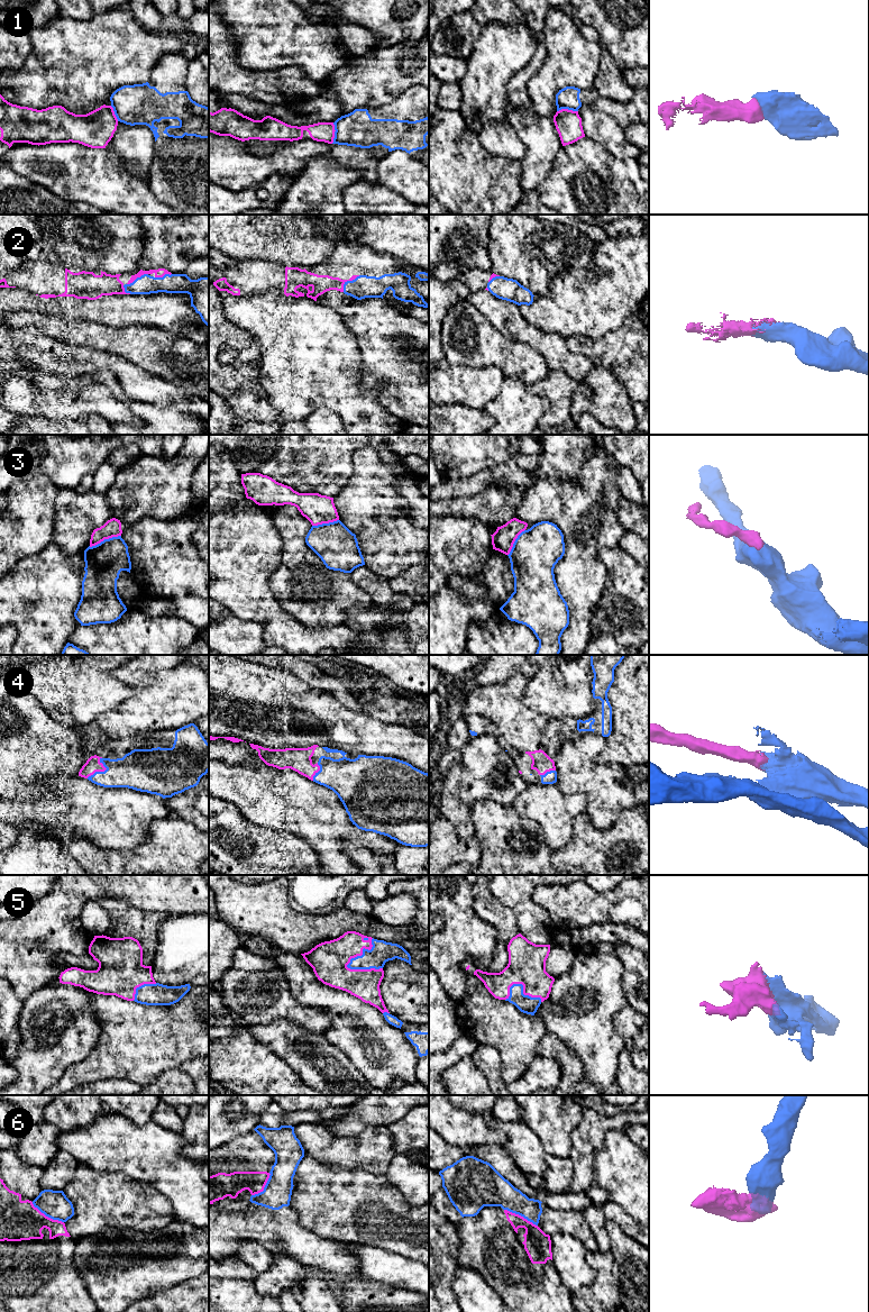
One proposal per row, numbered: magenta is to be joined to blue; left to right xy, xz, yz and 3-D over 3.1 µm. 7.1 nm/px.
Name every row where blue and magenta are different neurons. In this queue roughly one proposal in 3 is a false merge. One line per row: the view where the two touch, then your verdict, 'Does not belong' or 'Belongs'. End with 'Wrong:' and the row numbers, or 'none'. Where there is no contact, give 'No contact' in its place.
1: Touches blue in xz. Does not belong
2: Touches blue in xz. Belongs
3: Touches blue in xy. Does not belong
4: Touches blue in xy. Belongs
5: Touches blue in xz. Belongs
6: Touches blue in xy. Does not belong
Wrong: 1, 3, 6

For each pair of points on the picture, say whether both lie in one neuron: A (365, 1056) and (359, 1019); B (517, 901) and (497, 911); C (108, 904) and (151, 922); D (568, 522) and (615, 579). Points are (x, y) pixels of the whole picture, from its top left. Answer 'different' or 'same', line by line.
A: same
B: different
C: same
D: different

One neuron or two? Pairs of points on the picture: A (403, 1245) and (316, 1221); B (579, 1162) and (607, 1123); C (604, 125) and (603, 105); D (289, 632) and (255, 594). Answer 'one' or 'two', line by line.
A: one
B: one
C: two
D: one

